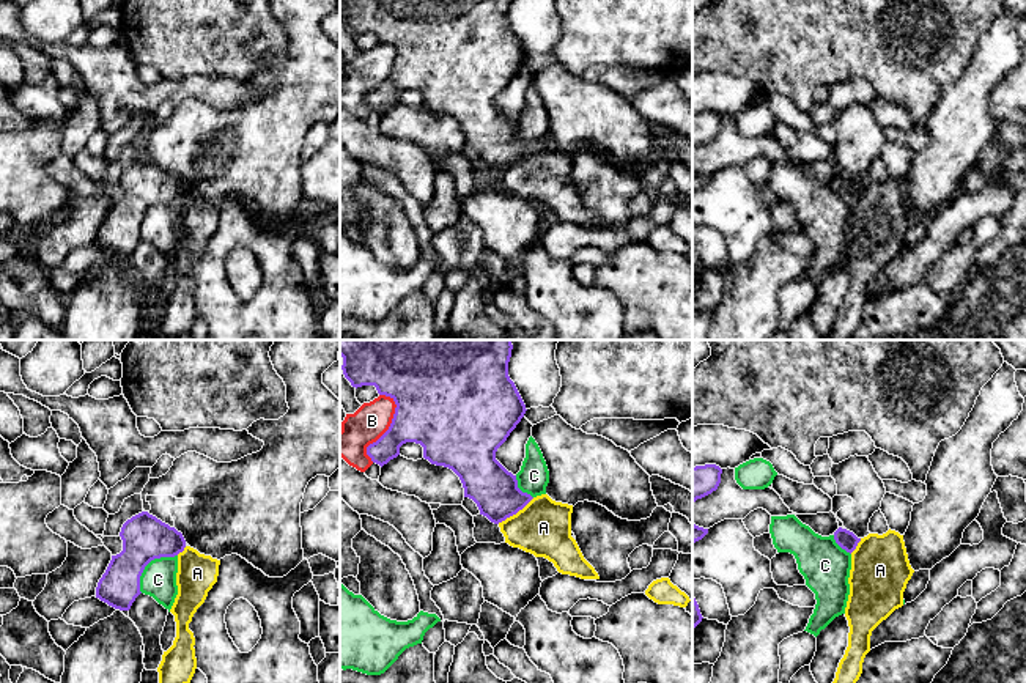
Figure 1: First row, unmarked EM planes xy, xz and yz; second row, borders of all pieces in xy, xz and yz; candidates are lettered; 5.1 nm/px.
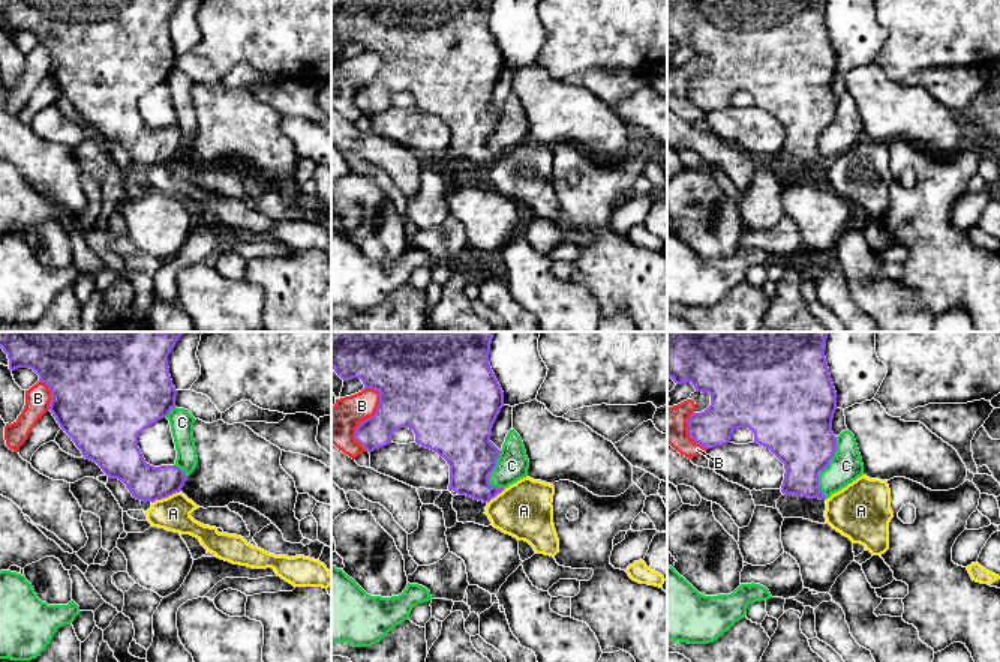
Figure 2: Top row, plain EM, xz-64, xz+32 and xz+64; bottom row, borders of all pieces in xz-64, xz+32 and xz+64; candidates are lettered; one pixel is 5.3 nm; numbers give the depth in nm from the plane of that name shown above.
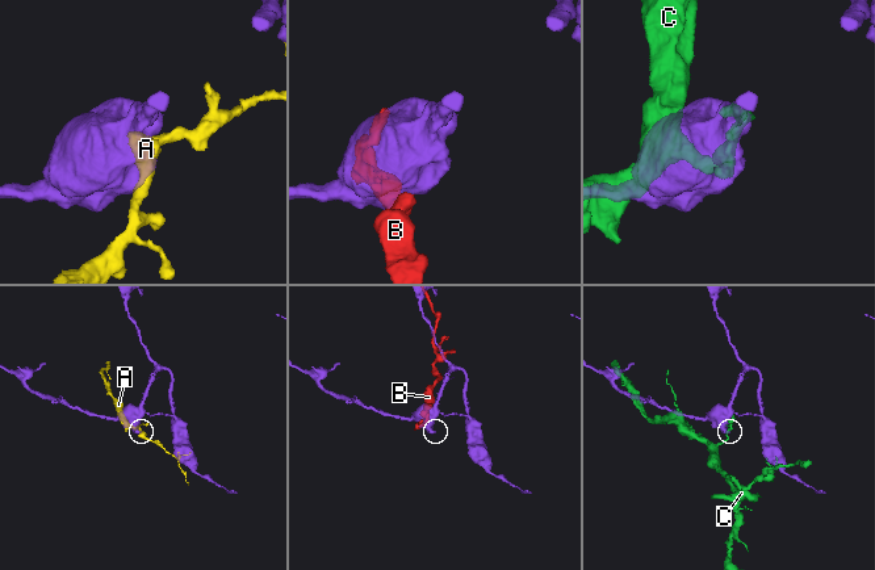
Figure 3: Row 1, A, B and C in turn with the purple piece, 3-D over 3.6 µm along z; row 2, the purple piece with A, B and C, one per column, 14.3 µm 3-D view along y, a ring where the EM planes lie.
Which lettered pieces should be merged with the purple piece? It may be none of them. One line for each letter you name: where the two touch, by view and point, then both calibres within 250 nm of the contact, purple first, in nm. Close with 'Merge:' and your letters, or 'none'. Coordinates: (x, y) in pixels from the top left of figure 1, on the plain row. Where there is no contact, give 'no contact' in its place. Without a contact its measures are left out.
Merge: none

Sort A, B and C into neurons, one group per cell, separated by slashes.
A / B / C

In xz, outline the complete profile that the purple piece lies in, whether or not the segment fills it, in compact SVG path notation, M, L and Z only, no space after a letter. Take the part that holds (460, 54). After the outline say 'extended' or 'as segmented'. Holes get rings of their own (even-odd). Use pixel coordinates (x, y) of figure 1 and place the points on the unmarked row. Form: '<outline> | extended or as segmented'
M340 0L340 3L343 5L341 13L343 22L351 30L352 35L357 36L362 33L375 33L379 42L390 44L397 52L389 77L376 90L367 94L367 102L371 105L373 110L382 115L390 107L400 102L400 94L403 91L406 90L420 91L423 94L423 105L428 107L431 112L452 116L463 131L464 145L472 146L477 151L480 162L486 164L494 172L499 172L507 165L516 162L533 146L530 142L522 140L518 135L516 123L508 120L496 107L497 96L507 88L510 80L516 76L516 72L521 69L521 66L527 58L515 30L508 24L508 9L511 0Z | as segmented

